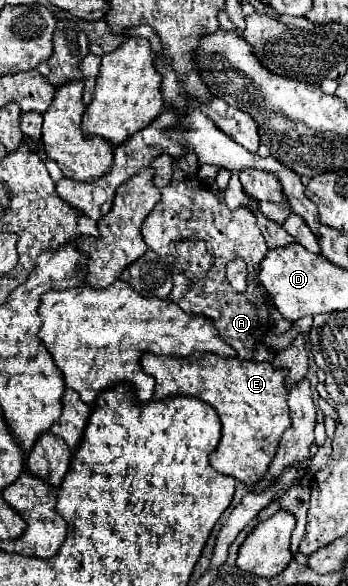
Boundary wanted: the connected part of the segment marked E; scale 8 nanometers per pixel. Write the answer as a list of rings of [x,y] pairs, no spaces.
[[[152,352],[142,354],[140,366],[146,374],[150,374],[156,380],[156,392],[152,394],[154,400],[186,394],[186,396],[204,400],[218,412],[220,422],[222,422],[222,440],[220,440],[218,448],[210,454],[210,466],[216,472],[232,476],[232,478],[244,482],[246,486],[254,486],[256,482],[260,482],[266,476],[268,466],[278,448],[278,442],[282,438],[282,432],[290,426],[288,404],[286,404],[288,390],[284,388],[286,372],[282,368],[274,368],[270,362],[222,358],[216,354],[196,354],[196,356],[188,356],[188,358],[178,358],[178,356],[158,356]]]

